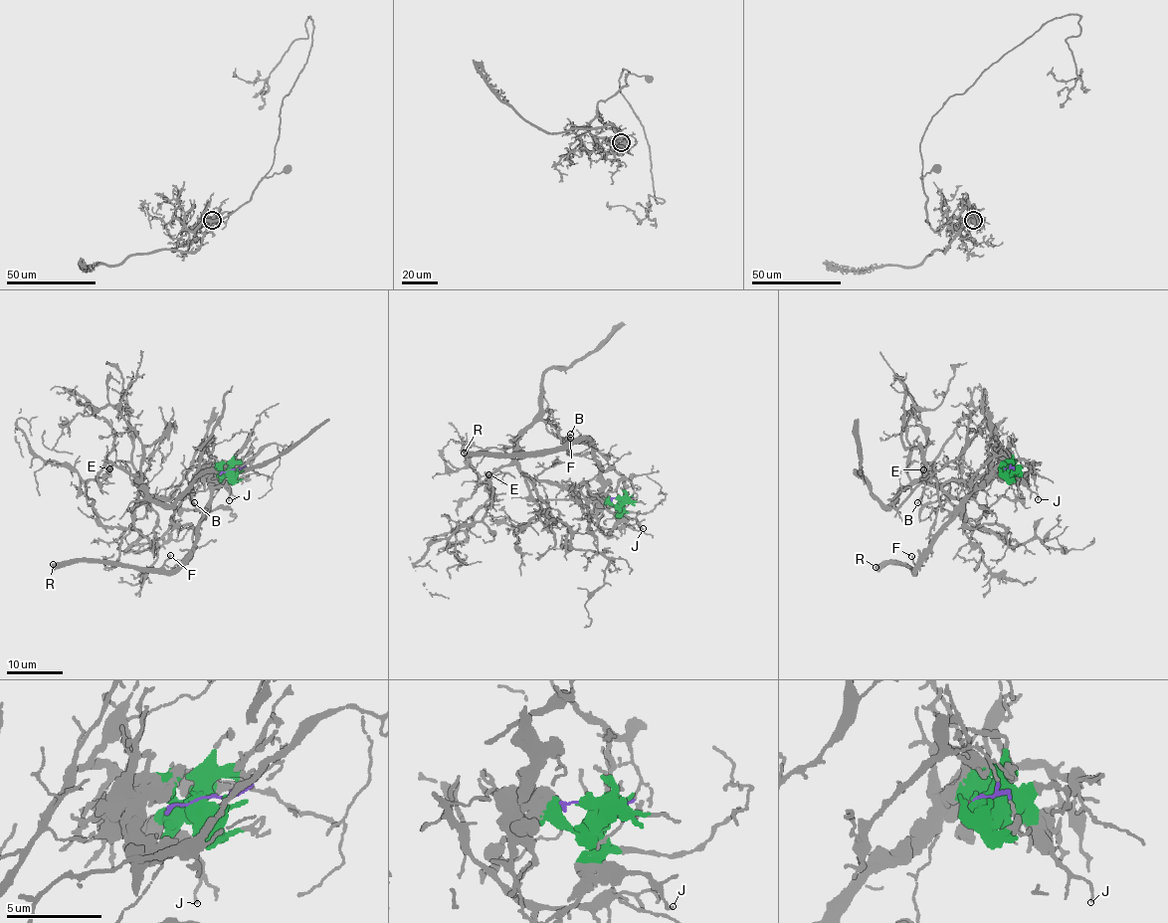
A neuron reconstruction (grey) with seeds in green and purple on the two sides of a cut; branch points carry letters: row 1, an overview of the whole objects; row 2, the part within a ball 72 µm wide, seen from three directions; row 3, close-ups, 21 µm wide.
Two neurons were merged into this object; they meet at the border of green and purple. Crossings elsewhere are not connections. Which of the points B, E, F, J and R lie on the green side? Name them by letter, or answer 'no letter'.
F, J, R

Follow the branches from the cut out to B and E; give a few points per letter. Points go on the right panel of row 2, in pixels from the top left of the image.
B: (1004, 470), (1011, 464), (1000, 455), (984, 463), (971, 498), (910, 482), (890, 508), (924, 479), (917, 503)
E: (1004, 470), (1011, 464), (1000, 455), (984, 463), (971, 498), (958, 499), (923, 470)

